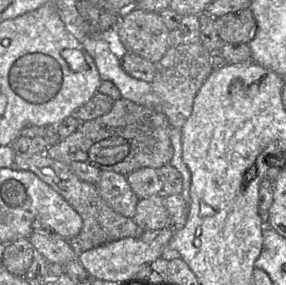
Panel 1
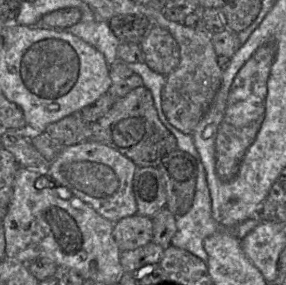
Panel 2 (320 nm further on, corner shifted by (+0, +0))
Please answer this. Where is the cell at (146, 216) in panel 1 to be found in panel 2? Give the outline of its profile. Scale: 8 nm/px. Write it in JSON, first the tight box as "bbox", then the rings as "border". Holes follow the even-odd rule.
{"bbox":[113,214,152,252],"border":[[[135,214],[114,224],[113,237],[121,252],[134,250],[152,241],[152,218]]]}

